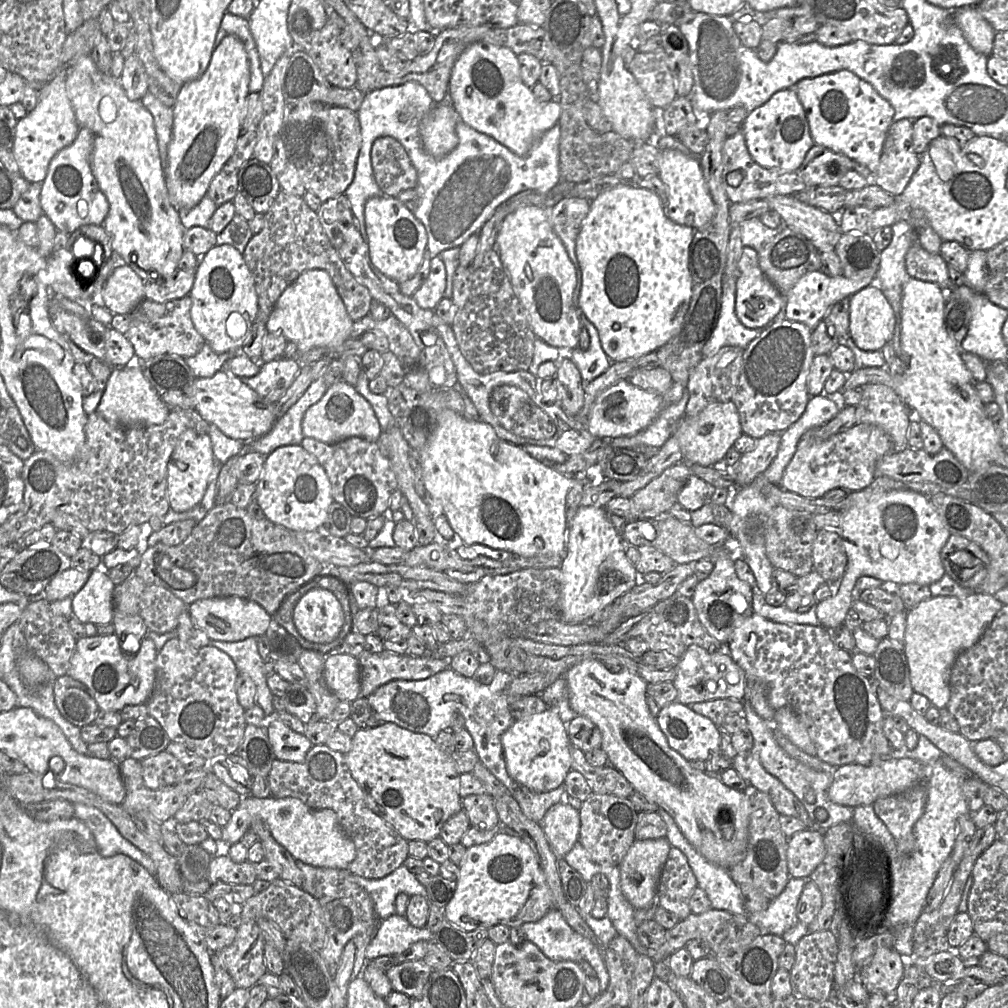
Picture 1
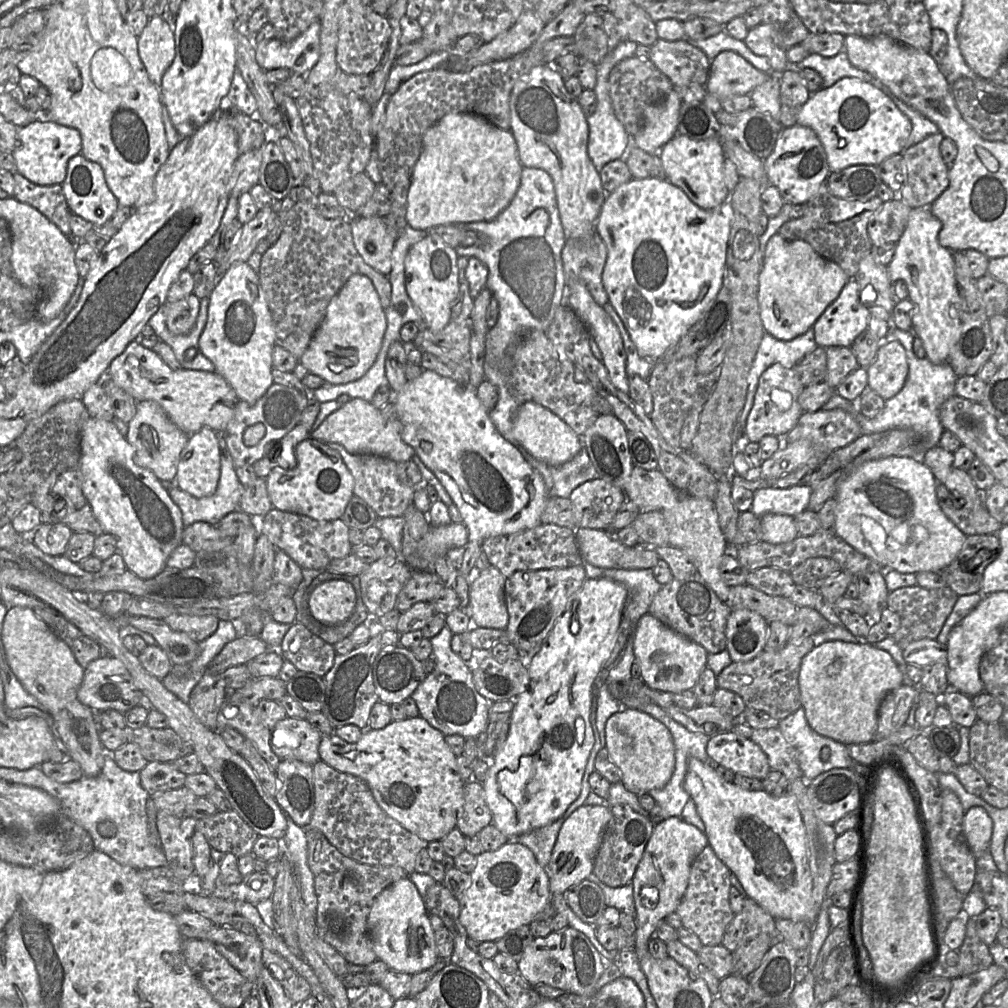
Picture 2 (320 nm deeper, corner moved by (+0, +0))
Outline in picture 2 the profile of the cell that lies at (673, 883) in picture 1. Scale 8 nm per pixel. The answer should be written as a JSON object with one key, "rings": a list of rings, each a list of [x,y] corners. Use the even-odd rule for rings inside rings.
{"rings":[[[709,845],[698,854],[691,865],[686,891],[675,912],[682,926],[695,933],[702,945],[720,945],[727,926],[735,916],[729,902],[731,873]]]}

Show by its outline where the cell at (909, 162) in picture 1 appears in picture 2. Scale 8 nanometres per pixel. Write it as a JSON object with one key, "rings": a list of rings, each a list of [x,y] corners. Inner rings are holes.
{"rings":[[[941,133],[929,135],[902,152],[905,181],[897,196],[911,208],[930,206],[949,186],[949,166],[943,161],[940,153],[940,143],[944,137]]]}

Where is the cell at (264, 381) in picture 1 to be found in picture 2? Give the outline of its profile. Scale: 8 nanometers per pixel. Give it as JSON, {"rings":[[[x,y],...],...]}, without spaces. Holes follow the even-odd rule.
{"rings":[[[273,383],[266,393],[255,403],[249,404],[239,401],[234,416],[223,431],[228,450],[233,459],[235,468],[252,465],[265,454],[265,446],[270,442],[278,442],[300,421],[301,413],[308,404],[304,394],[294,388]],[[262,423],[266,428],[265,436],[255,445],[248,447],[243,442],[245,430],[254,424]]]}

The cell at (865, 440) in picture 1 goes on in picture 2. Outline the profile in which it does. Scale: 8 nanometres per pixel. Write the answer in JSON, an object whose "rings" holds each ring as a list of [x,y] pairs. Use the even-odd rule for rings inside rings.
{"rings":[[[809,485],[758,489],[750,512],[758,518],[768,513],[795,517],[808,508],[811,494]]]}

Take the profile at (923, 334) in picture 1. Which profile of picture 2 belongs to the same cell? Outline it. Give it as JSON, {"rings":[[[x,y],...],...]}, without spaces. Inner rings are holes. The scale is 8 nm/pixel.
{"rings":[[[929,206],[912,208],[905,231],[896,246],[893,260],[887,265],[891,282],[903,280],[908,289],[908,299],[914,304],[911,332],[918,337],[926,352],[926,358],[933,364],[948,362],[950,352],[960,335],[962,303],[955,279],[952,251],[940,245],[938,234],[941,221],[935,217]]]}

